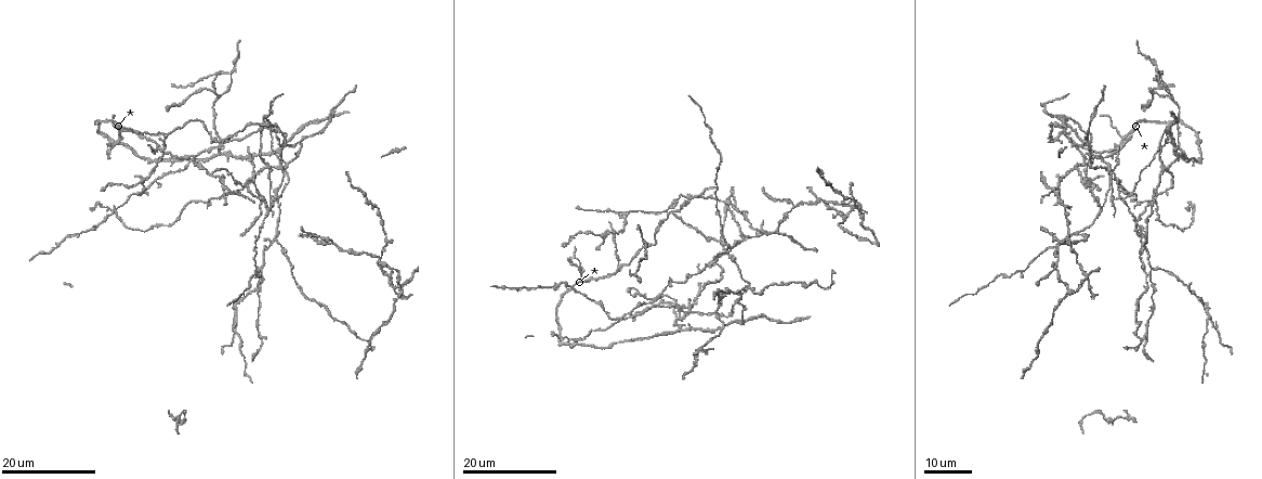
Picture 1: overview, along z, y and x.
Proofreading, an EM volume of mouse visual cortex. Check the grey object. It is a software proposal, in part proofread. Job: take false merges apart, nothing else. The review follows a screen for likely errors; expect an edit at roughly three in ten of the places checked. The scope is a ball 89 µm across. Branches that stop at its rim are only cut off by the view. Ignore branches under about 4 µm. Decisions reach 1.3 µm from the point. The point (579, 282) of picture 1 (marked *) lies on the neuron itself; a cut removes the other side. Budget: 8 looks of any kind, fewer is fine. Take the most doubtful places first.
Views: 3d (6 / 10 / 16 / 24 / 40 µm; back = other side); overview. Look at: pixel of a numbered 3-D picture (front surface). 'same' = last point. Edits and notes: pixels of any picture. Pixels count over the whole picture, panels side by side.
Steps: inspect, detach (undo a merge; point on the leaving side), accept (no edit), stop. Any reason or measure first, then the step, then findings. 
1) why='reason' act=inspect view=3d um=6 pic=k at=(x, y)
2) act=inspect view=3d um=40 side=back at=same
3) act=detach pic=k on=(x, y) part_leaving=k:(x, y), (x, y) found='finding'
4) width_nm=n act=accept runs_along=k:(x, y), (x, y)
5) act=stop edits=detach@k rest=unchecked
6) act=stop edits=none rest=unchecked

why='arms part here' act=inspect view=3d um=16 pic=1 at=(229, 71)

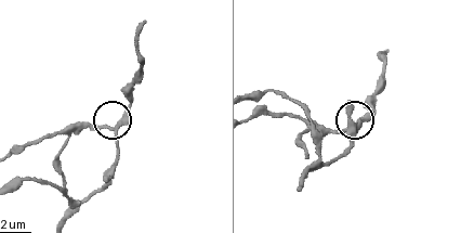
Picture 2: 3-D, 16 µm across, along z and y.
act=inspect view=3d um=10 pic=2 at=(112, 127)

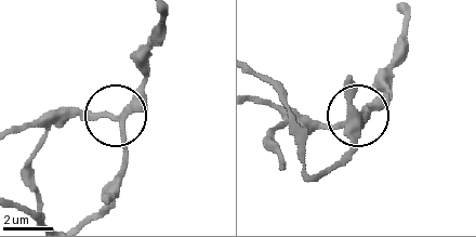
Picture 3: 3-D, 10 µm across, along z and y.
why='zoom in' act=inspect view=3d um=6 pic=3 at=(117, 118)

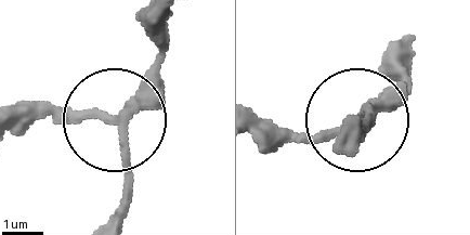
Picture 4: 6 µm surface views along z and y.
act=accept runs_along=4:(106, 223), (123, 193), (120, 109), (161, 51) found='one neuron here'

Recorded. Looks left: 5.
why='arms part here' act=inspect view=3d um=16 pic=1 at=(670, 212)

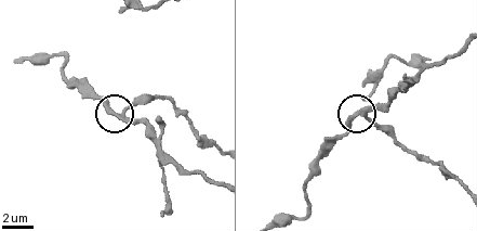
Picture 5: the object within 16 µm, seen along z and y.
act=inspect view=3d um=6 pic=5 at=(368, 115)

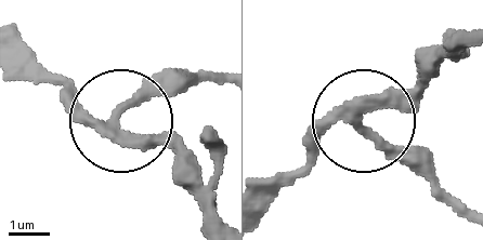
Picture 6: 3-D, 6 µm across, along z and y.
width_nm=230 act=accept found='one neuron here'

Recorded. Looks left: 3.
why='two arms in line, one across' act=inspect view=3d um=24 pic=1 at=(235, 318)

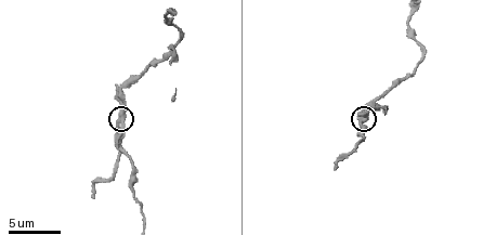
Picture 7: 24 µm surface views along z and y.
act=inspect view=3d um=6 pic=7 at=(121, 119)

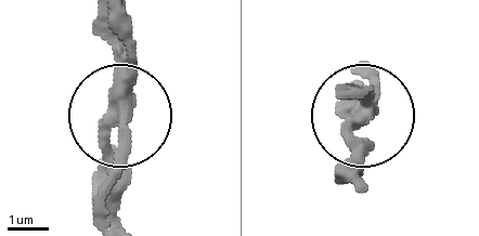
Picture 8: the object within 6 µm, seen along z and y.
side_arm_um=11 arms=3 act=detach pic=8 on=(125, 156) found='two neurons meet here'

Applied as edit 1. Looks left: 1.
act=stop edits=detach@8 rest=unchecked

